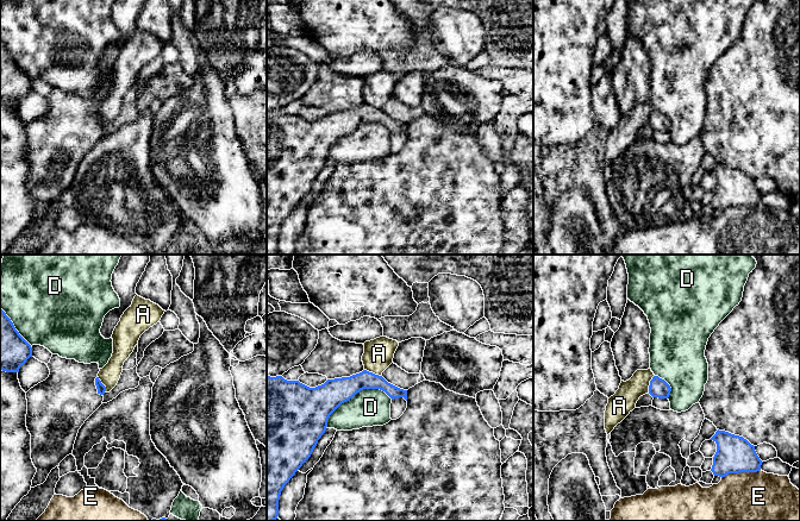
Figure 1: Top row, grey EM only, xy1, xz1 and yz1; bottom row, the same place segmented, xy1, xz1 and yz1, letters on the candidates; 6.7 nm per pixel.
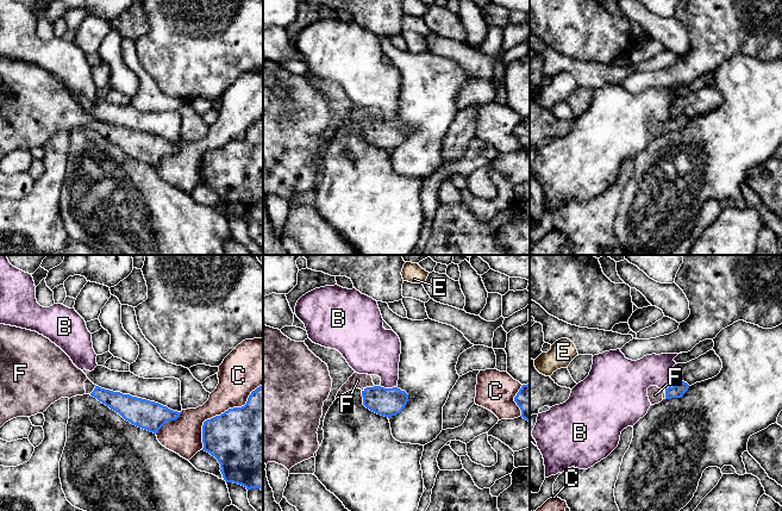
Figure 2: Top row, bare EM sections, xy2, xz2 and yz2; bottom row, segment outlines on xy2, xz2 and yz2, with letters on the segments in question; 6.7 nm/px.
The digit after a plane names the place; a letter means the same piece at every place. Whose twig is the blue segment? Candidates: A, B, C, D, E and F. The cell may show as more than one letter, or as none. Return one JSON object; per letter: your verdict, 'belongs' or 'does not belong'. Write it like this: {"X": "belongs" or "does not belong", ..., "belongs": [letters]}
{"A": "does not belong", "B": "does not belong", "C": "does not belong", "D": "does not belong", "E": "does not belong", "F": "belongs", "belongs": ["F"]}

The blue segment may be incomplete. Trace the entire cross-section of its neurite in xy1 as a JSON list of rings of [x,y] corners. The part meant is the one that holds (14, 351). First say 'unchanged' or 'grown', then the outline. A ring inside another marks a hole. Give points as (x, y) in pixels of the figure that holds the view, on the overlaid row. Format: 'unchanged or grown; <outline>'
unchanged; [[[0,308],[0,370],[19,372],[32,357],[31,345],[19,334],[11,319]]]

